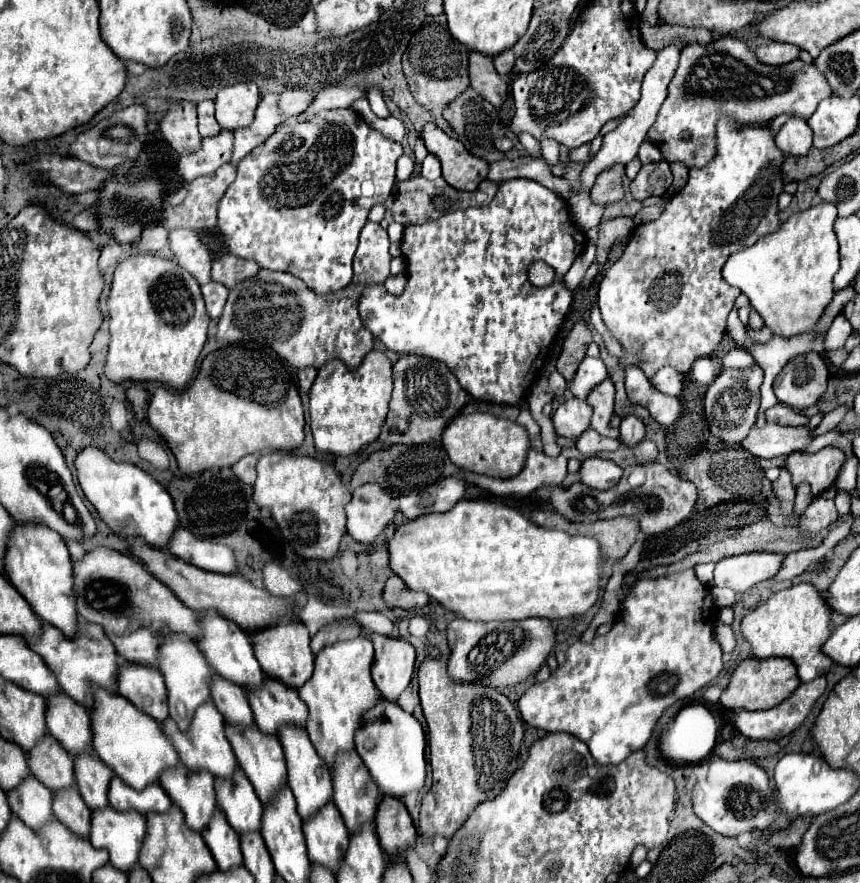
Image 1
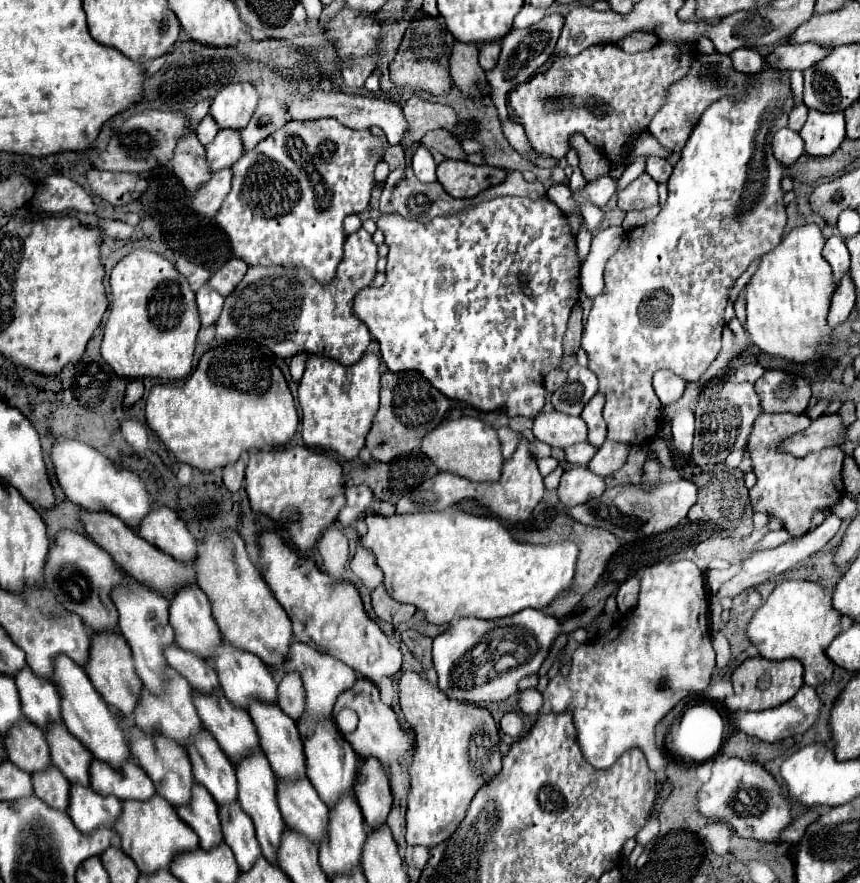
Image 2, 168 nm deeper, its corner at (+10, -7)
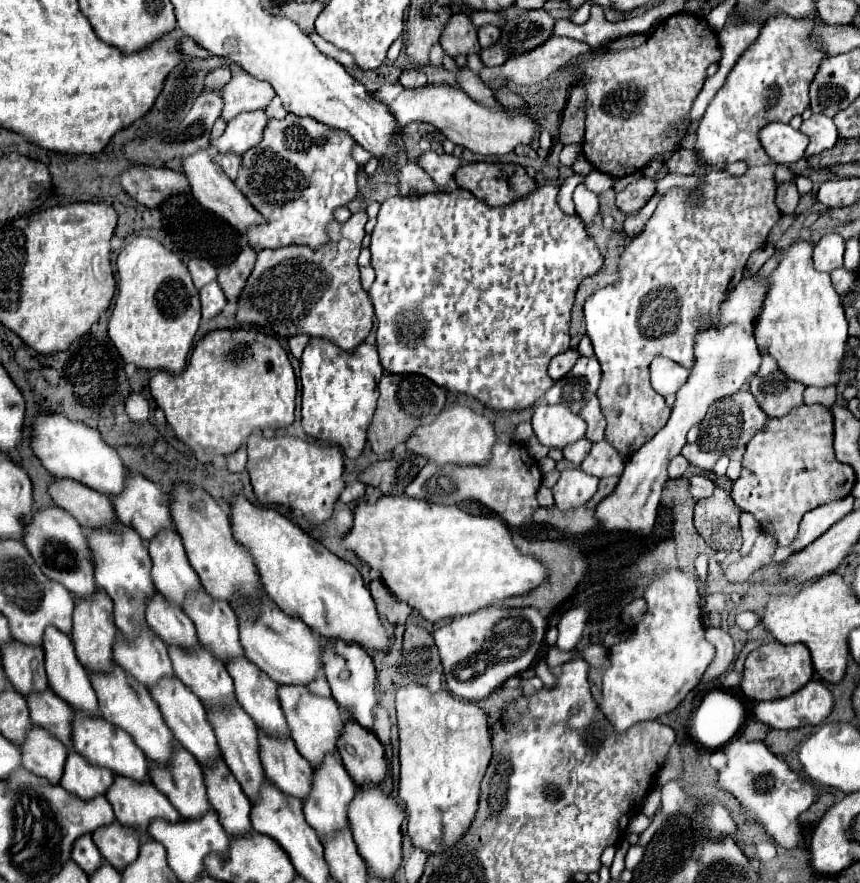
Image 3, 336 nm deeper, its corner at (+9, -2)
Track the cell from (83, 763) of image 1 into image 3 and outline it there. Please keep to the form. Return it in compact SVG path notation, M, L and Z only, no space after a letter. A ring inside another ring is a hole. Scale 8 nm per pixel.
M50 688L42 692L42 696L26 696L28 708L30 708L30 720L46 730L50 730L58 740L66 744L68 750L72 750L72 708Z

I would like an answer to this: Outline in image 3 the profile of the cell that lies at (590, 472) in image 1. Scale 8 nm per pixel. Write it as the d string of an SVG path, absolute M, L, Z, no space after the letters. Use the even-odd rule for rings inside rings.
M580 468L564 470L554 484L554 502L560 510L572 510L584 506L596 492L598 478L584 474Z

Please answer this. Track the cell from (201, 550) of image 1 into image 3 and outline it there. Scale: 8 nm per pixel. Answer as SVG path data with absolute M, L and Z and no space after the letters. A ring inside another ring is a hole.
M128 472L124 492L110 500L114 512L118 512L118 520L136 528L144 540L154 538L162 528L174 526L166 494L162 494L156 482L144 478L140 472Z

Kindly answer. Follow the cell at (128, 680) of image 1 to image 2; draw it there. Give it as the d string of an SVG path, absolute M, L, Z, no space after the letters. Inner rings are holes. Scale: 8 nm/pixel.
M95 633L89 653L89 665L85 667L93 687L101 693L101 697L121 711L125 717L131 717L135 713L135 707L139 703L139 697L143 693L143 681L135 671L133 653L127 645L127 641L117 633Z

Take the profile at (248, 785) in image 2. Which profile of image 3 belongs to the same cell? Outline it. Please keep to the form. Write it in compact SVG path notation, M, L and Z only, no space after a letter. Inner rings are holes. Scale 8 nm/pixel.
M234 702L234 708L230 708L230 712L208 712L206 716L214 728L214 734L218 736L218 748L222 748L222 758L226 766L230 768L234 778L240 782L244 794L250 800L256 800L262 780L264 780L264 770L260 764L260 756L258 756L258 734L256 734L254 720L250 720L244 708L236 702Z

